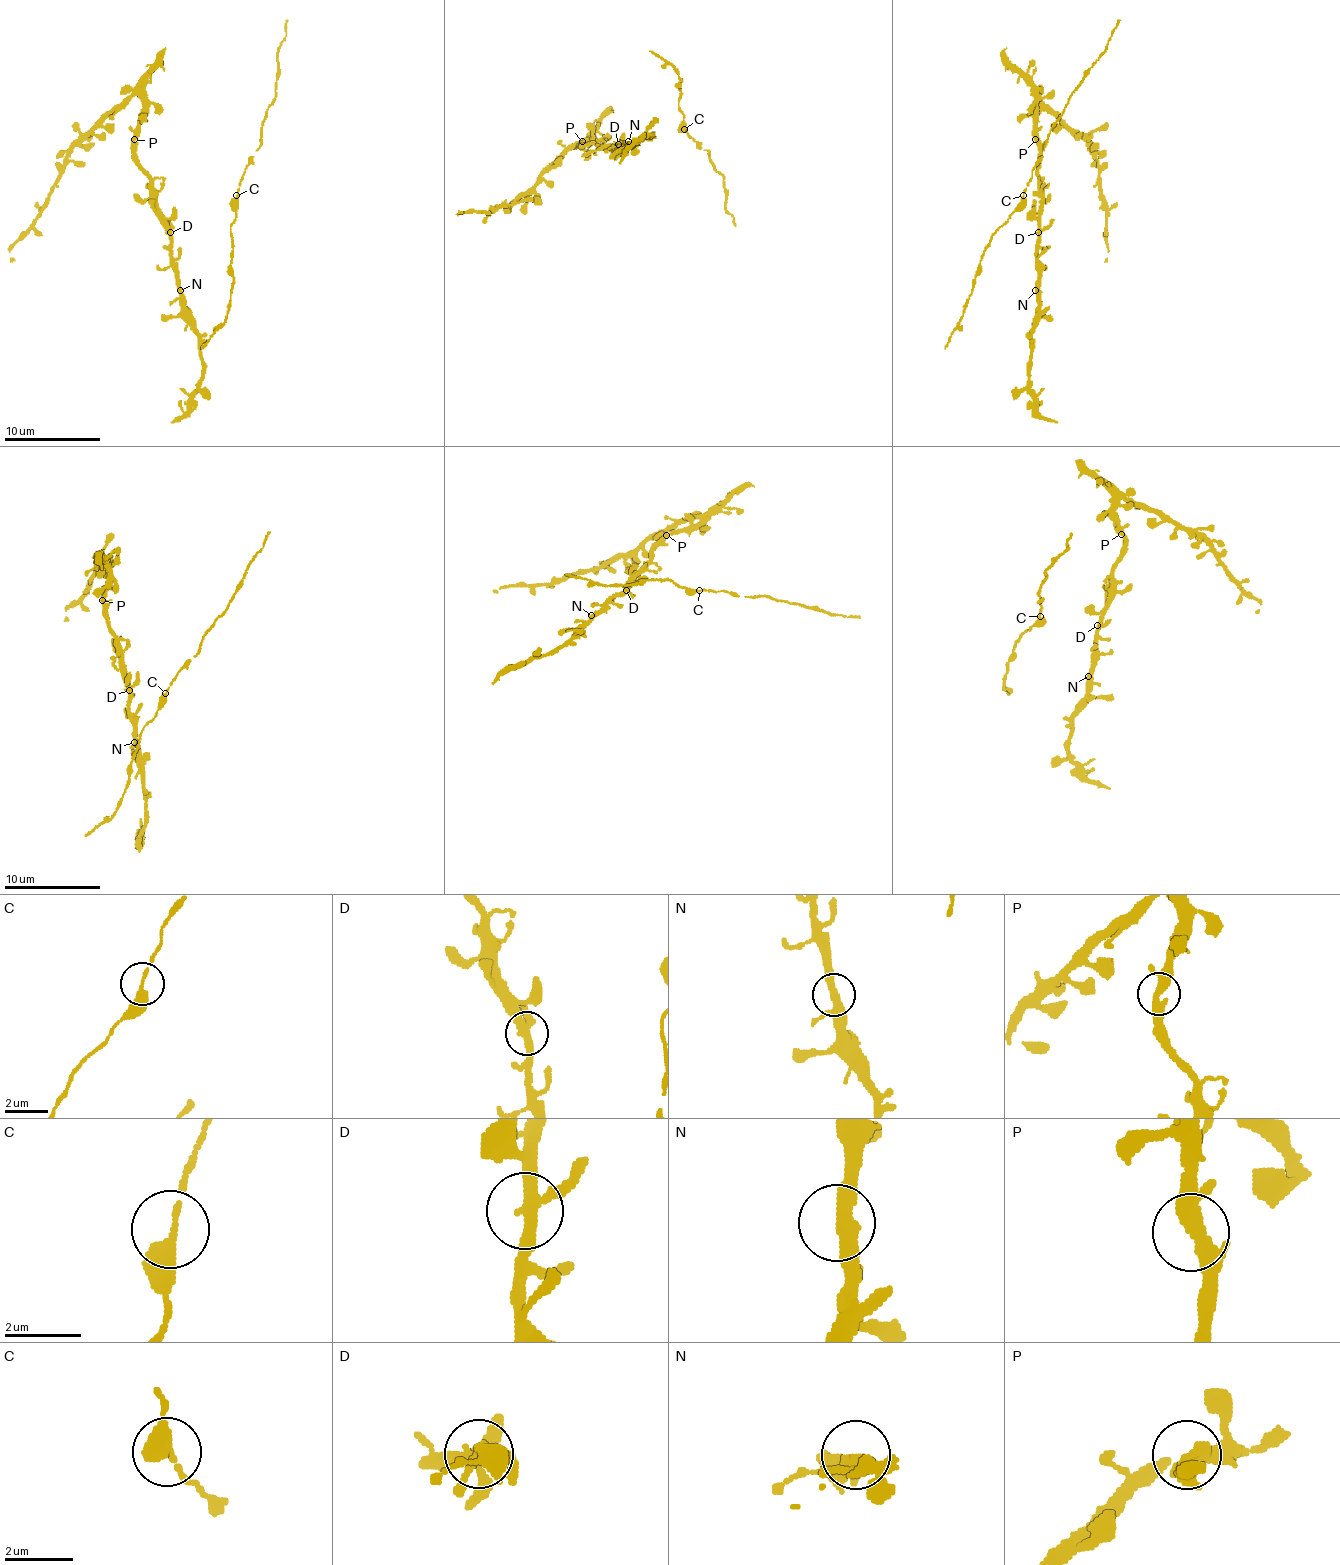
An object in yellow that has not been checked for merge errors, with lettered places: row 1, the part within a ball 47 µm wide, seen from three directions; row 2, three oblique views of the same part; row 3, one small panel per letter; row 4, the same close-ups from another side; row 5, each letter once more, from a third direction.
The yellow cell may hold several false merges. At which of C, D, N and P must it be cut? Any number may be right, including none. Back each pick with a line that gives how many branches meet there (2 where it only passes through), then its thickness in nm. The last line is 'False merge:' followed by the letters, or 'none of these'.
False merge: none of these

